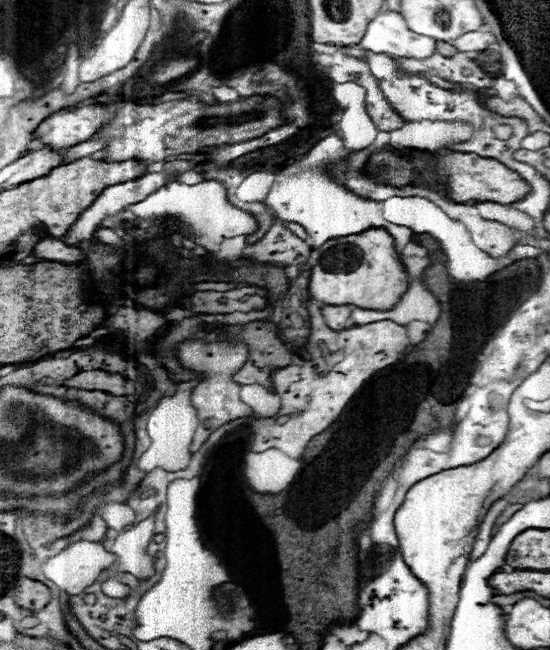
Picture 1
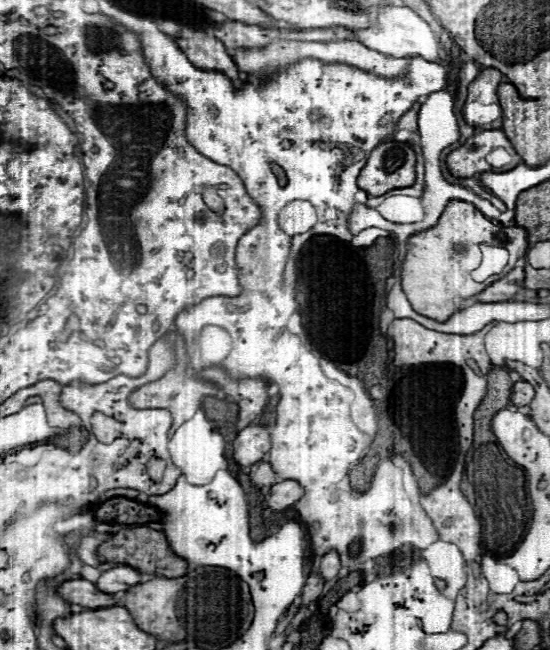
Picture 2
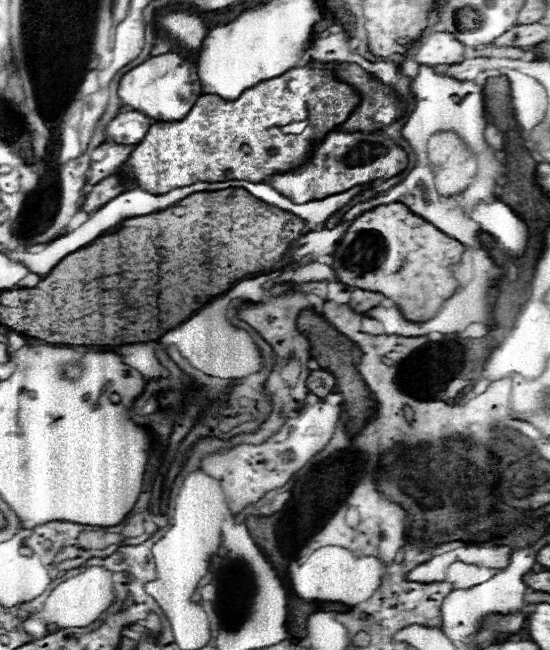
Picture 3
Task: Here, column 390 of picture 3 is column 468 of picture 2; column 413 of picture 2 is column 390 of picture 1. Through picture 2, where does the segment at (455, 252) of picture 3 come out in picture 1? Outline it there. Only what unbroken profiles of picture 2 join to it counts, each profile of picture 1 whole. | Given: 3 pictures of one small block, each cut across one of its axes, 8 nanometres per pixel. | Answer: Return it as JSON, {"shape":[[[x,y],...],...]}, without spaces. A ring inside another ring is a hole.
{"shape":[[[366,230],[354,236],[328,240],[320,250],[320,260],[312,268],[310,298],[324,304],[354,304],[360,308],[392,308],[400,292],[408,288],[408,276],[398,260],[394,238],[386,230]]]}

